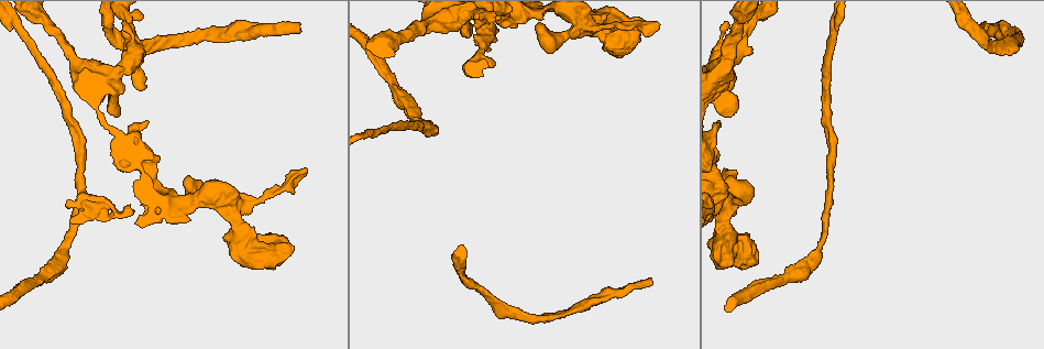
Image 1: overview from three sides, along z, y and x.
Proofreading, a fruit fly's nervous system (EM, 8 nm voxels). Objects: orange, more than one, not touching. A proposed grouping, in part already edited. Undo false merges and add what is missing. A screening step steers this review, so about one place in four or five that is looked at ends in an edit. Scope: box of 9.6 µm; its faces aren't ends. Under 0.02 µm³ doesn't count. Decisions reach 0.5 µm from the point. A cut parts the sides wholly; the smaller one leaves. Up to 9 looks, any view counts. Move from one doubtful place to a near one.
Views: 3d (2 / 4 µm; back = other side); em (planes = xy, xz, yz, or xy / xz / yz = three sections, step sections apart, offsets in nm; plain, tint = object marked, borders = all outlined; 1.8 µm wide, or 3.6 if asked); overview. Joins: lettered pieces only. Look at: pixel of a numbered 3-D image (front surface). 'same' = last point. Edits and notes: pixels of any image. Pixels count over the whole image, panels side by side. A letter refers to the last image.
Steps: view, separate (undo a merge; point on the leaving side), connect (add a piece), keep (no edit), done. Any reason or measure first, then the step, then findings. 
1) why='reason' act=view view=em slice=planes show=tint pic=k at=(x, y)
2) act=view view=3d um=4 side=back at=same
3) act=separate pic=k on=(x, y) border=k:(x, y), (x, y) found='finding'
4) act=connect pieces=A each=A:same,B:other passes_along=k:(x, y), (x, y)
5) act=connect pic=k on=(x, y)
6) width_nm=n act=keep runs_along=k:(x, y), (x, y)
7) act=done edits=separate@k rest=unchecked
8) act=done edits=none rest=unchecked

why='thin neck' act=view view=3d um=4 pic=1 at=(477, 18)

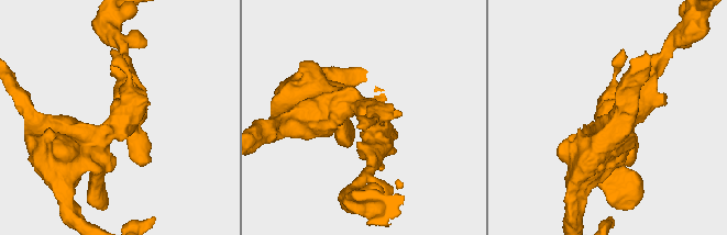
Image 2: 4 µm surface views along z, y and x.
why='shape alone is not enough' act=view view=em slice=yz step=16 show=tint pic=2 at=(608, 110)

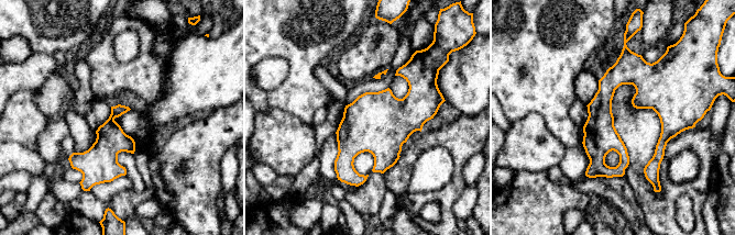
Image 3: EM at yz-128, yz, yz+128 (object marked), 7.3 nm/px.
act=view view=em slice=planes show=borders at=same

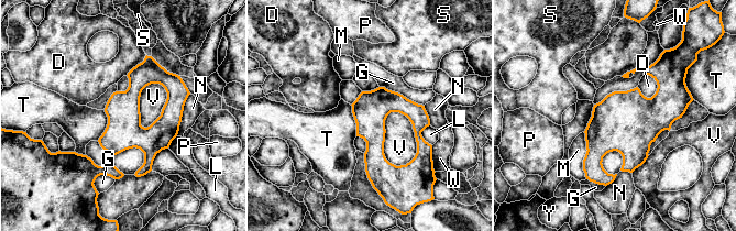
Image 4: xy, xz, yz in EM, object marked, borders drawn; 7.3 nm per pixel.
act=keep each=D:other,G:other,L:other,M:other,N:other,P:other,S:other,T:other,V:other,W:other,Y:other border=4:(391, 111), (384, 156), (405, 165) found='all the same cell'

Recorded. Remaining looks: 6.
why='four-way junction' act=view view=em um=3.6 slice=planes show=borders pic=1 at=(584, 23)

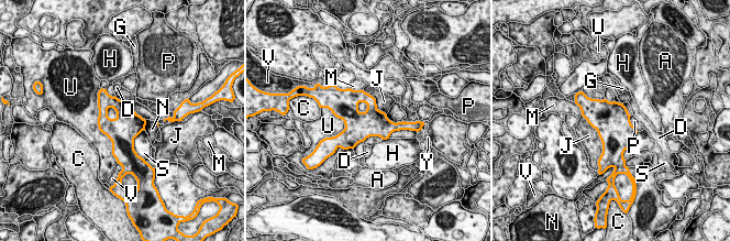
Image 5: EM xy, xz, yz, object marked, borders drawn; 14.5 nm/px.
act=keep each=A:other,C:other,D:other,G:other,H:other,J:other,M:other,N:other,P:other,S:other,U:other,V:other,Y:other border=5:(582, 114), (597, 132), (600, 156) found='all the same cell'

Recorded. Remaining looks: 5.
why='an open end' act=view view=3d um=2 pic=1 at=(657, 21)

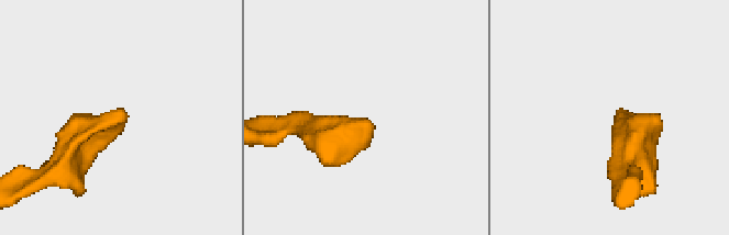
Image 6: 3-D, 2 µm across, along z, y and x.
act=view view=em slice=xy step=4 show=borders pic=6 at=(126, 113)

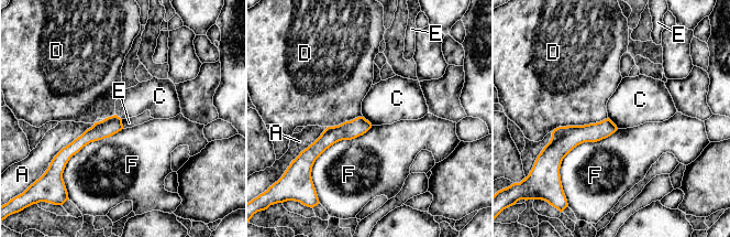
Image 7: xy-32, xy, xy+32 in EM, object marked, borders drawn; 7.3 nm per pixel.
why='cut it another way' act=view view=em slice=planes show=borders at=same

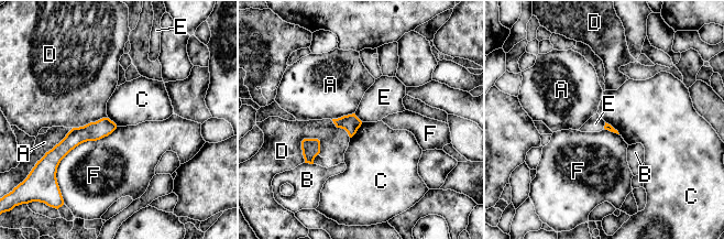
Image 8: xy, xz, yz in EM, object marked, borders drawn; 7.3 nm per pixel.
longest_contact=F:550nm act=keep each=A:other,B:other,C:other,D:other,E:other,F:other runs_along=8:(112, 126), (77, 136), (58, 158) found='none of them fits'

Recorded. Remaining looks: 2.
why='an open end' act=view view=3d um=4 pic=1 at=(980, 24)

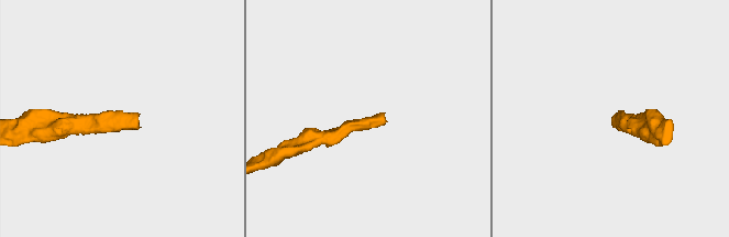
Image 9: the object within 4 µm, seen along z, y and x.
why='now the EM' act=view view=em slice=xz step=16 show=borders pic=9 at=(140, 114)

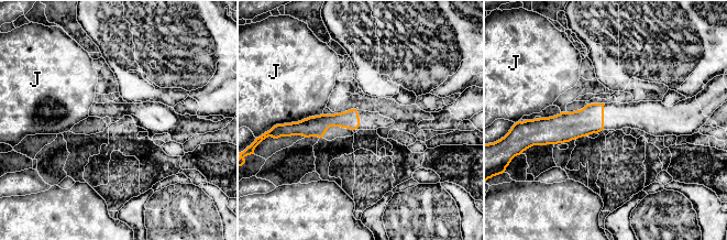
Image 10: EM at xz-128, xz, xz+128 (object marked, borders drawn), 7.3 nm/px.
act=keep each=J:other runs_along=10:(356, 120), (327, 120), (295, 129) found='none of them fits'

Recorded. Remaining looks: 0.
act=done edits=none rest=unchecked

